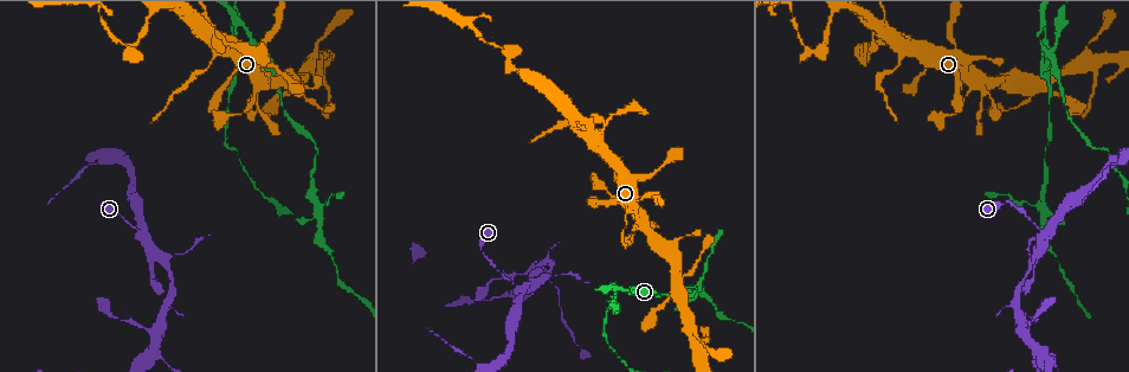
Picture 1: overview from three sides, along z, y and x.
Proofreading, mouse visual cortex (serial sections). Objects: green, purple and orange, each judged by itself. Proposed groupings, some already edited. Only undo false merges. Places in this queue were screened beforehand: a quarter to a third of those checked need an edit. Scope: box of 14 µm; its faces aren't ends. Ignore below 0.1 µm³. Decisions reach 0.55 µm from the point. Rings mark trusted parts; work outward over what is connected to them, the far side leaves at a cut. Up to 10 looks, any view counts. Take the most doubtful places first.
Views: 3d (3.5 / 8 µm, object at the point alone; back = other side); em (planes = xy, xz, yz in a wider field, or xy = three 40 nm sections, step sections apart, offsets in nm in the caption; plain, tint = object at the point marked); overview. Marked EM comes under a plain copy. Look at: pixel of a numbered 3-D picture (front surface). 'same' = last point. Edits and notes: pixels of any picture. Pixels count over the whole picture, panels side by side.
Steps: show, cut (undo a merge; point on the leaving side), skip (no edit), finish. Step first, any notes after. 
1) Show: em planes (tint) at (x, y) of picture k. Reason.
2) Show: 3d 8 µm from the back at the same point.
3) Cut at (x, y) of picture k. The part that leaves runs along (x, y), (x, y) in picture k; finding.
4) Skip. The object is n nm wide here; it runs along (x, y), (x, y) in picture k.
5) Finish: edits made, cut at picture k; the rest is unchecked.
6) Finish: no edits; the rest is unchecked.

Show: 3d 3.5 µm at (128, 51) of picture 1. Narrows sharply.

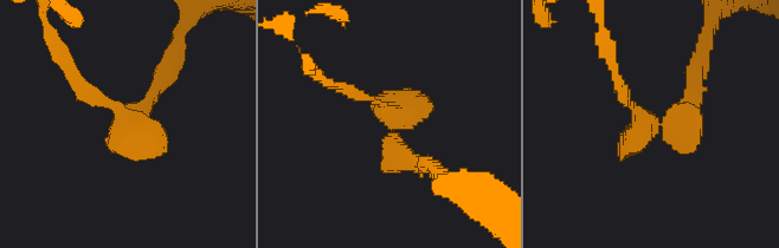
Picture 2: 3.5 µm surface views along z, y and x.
Show: em xy step 2 (tint) at (393, 127) of picture 2. Shape alone is not enough.

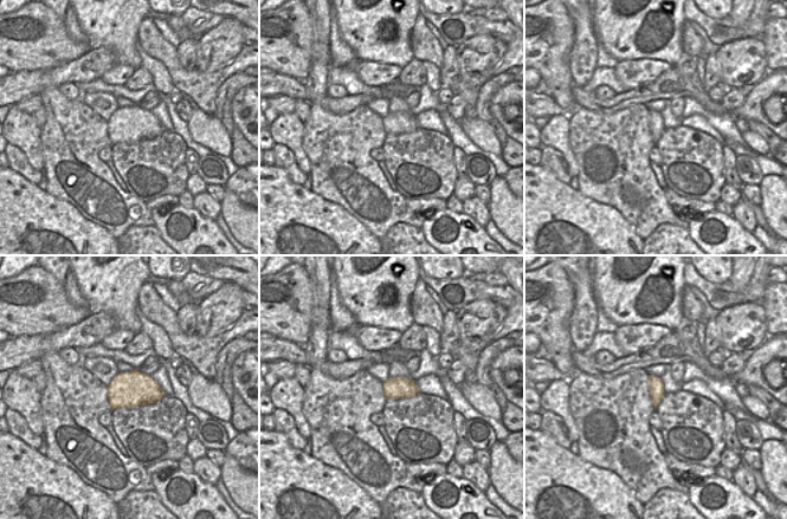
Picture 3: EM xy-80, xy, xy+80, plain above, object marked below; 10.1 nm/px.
Skip. Continuous, no second cell.

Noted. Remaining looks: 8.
Show: 3d 3.5 µm at (891, 70) of picture 1. A narrow waist.

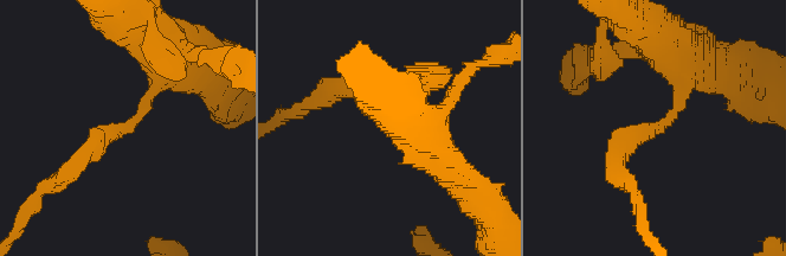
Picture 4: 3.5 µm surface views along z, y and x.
Show: em xy step 5 (tint) at (127, 129) of picture 4. The arms are 250, 250 nm wide; need the tissue.

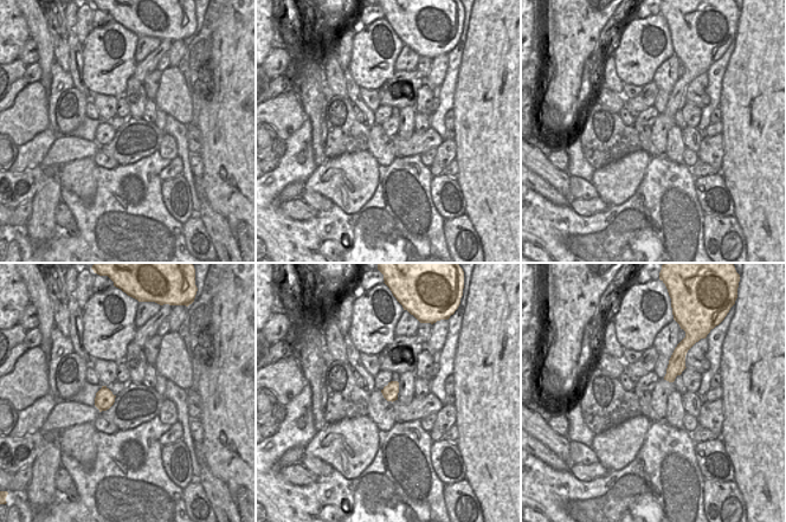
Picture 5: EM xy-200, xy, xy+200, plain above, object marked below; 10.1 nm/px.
Cut at (642, 138) of picture 4. The part that leaves runs along (667, 120), (618, 149), (624, 181) in picture 4; a second cell is stuck on.

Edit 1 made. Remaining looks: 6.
Show: overview. See it whole again.

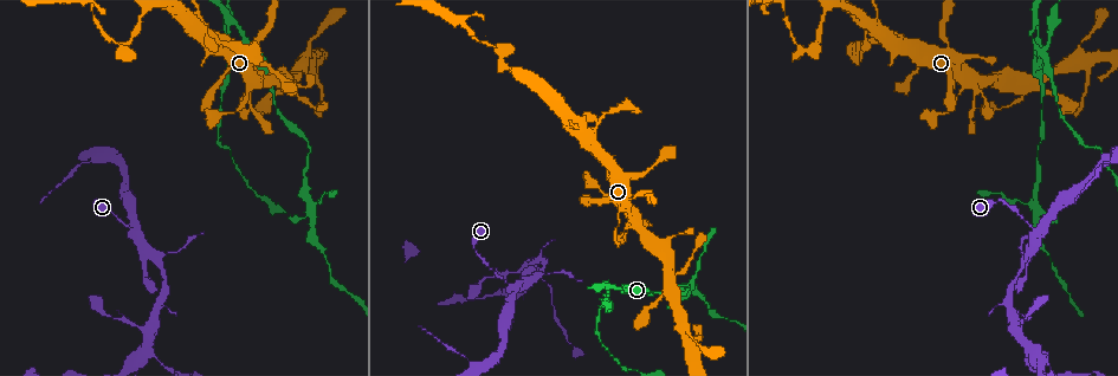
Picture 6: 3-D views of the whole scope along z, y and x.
Show: 3d 3.5 µm at (1038, 153) of picture 6. Thin neck.

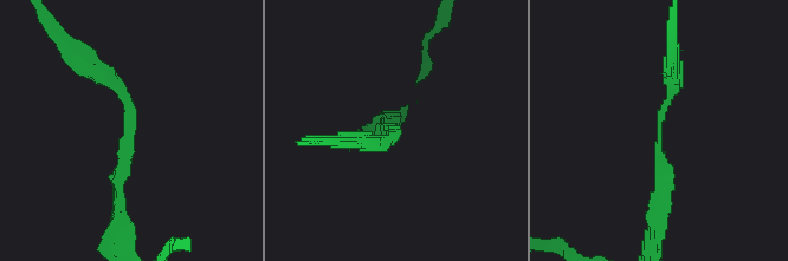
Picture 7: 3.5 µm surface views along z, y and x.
Show: em planes (tint) at (660, 135) of picture 7. The arms are 200, 200 nm wide; now the EM.

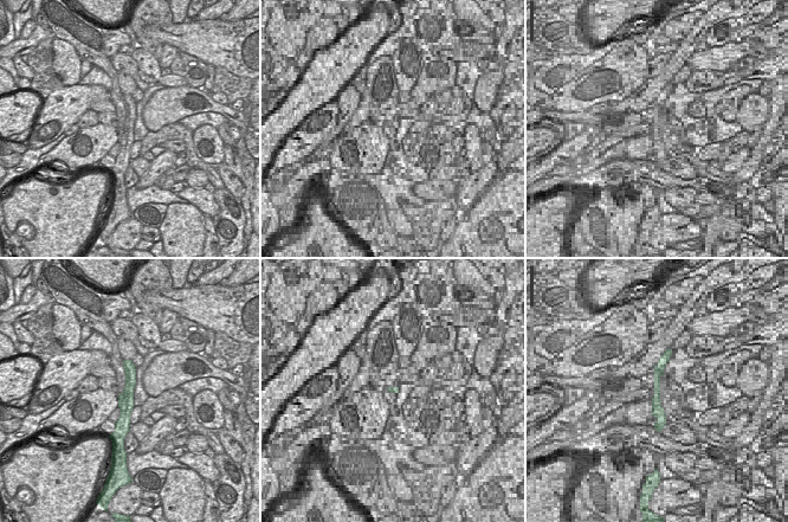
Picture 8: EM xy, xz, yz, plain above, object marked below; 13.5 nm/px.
Skip. It runs along (96, 70), (129, 103), (121, 215) in picture 7; all the same cell.

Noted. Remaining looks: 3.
Show: 3d 3.5 µm at (307, 55) of picture 6. Three-way junction.

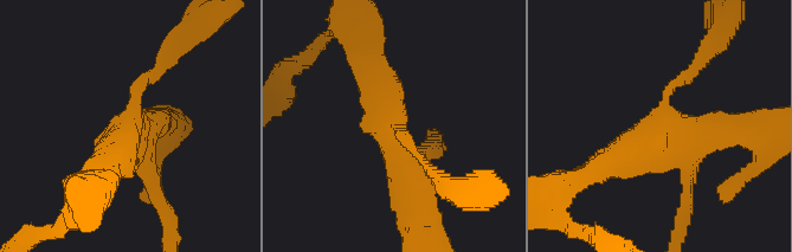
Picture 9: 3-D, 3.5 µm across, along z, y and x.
Show: em planes (tint) at (126, 128) of picture 9. Shape alone is not enough.

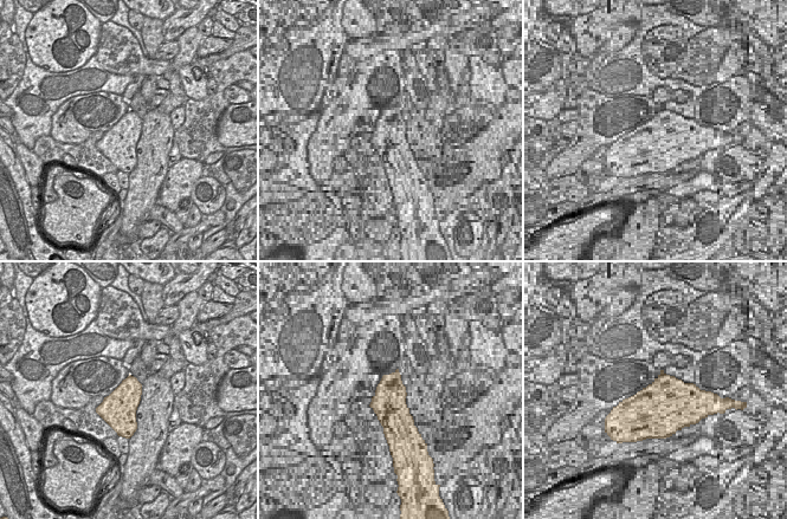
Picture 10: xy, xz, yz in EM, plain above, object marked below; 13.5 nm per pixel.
Show: em xy step 2 (tint) at the same point.

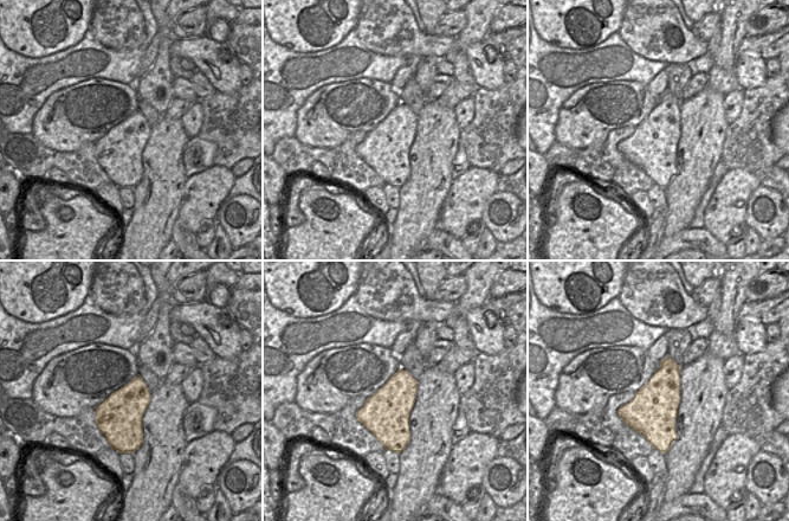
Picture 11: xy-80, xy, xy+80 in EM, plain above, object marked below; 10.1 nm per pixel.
Skip. All the same cell.

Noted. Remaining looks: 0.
Finish: edits made, cut at picture 4; the rest is unchecked.

